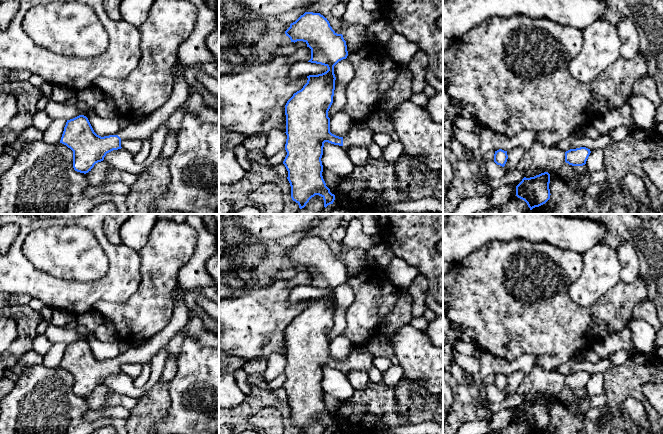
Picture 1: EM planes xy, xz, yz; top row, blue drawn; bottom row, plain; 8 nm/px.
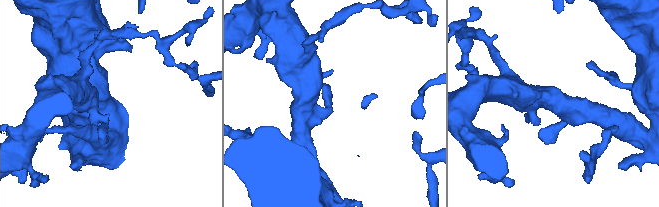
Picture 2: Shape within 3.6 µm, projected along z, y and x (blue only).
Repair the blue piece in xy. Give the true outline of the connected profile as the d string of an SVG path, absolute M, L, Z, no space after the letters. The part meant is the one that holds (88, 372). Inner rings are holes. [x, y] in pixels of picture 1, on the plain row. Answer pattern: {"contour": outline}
{"contour": "M187 215L185 222L197 231L198 242L193 257L178 272L177 285L174 289L173 316L170 322L151 339L130 347L117 359L104 361L97 359L84 339L67 344L60 367L73 375L75 395L84 398L91 395L96 387L104 384L107 377L122 372L122 363L142 365L147 363L188 323L191 312L186 304L186 295L215 286L214 279L206 269L207 260L219 252L215 233L209 232L202 218L196 215Z"}

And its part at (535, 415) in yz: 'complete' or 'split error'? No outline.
complete

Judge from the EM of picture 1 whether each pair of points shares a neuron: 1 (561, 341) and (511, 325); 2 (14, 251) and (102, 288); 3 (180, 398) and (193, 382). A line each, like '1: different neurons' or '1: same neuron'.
1: same neuron
2: same neuron
3: same neuron

